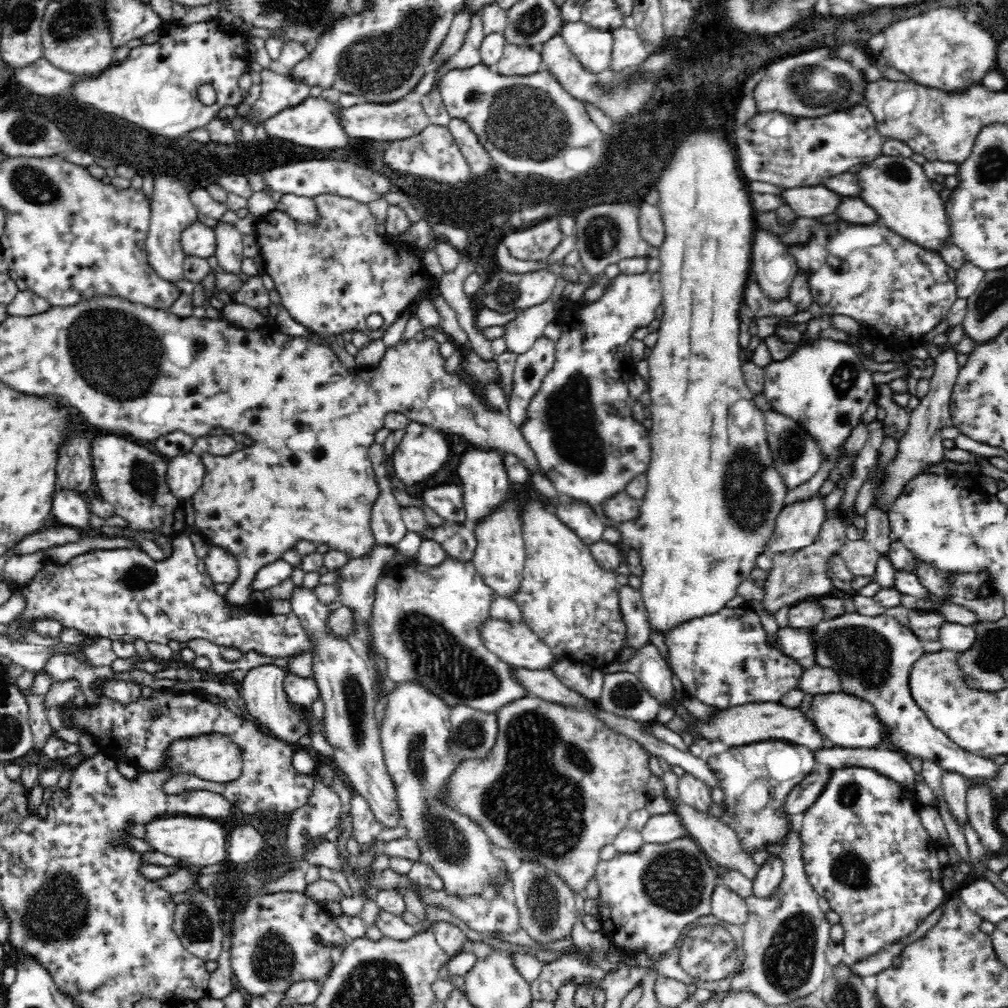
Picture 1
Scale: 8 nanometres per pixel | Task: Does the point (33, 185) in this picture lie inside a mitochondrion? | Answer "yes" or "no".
yes

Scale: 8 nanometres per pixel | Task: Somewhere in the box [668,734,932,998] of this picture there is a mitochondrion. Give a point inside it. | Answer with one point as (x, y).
(789, 958)

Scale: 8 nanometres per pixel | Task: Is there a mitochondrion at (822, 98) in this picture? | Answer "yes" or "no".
yes

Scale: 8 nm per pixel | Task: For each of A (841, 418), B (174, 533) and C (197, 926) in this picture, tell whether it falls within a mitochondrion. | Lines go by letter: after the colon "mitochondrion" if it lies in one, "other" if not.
A: mitochondrion
B: other
C: mitochondrion

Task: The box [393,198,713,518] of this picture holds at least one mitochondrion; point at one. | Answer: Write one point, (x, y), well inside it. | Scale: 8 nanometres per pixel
(567, 408)

